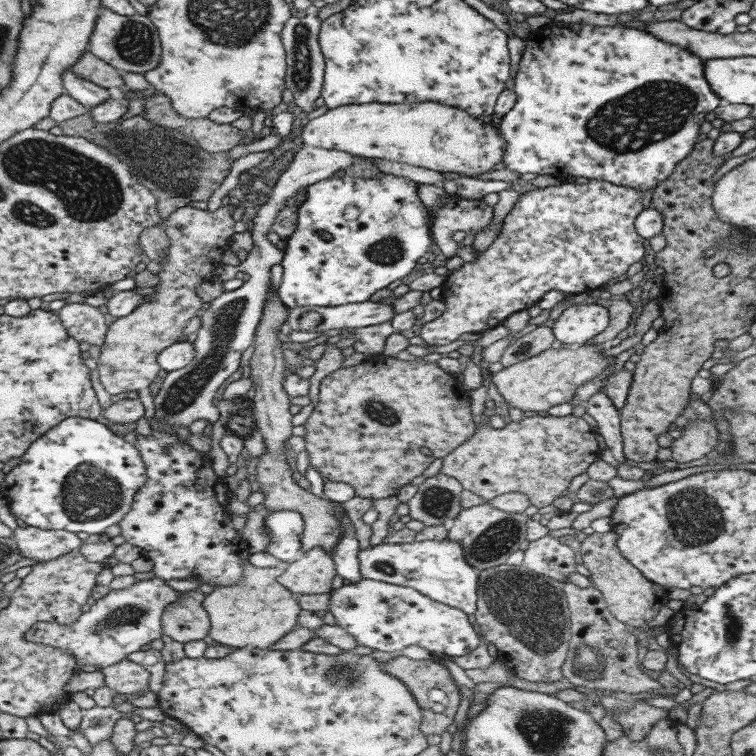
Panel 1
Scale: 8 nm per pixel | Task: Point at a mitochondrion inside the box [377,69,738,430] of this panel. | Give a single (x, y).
(656, 110)

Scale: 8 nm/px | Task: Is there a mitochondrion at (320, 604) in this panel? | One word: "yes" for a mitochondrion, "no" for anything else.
no

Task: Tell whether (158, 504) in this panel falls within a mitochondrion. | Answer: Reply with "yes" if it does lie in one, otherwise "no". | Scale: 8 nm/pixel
no

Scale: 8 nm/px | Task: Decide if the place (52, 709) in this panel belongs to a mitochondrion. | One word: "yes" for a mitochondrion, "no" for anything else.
no

